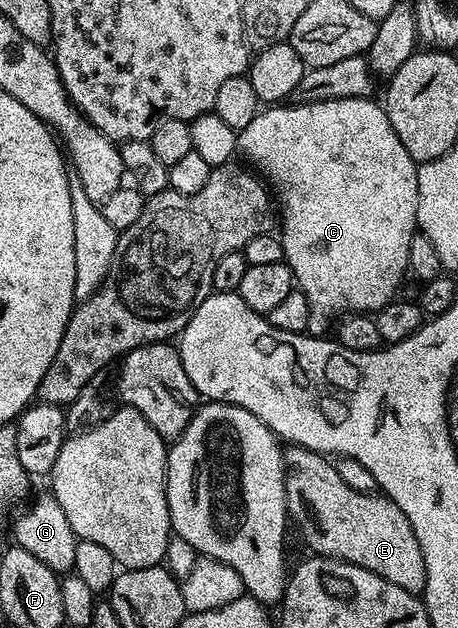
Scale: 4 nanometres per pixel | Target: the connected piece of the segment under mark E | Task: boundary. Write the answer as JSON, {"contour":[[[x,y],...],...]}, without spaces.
{"contour":[[[290,445],[285,448],[284,458],[286,461],[286,513],[289,522],[293,526],[294,523],[298,526],[303,541],[314,550],[311,552],[315,556],[360,565],[368,569],[368,573],[376,573],[376,577],[384,577],[384,581],[392,581],[392,585],[400,585],[400,589],[416,596],[421,596],[425,592],[426,570],[420,541],[416,541],[416,533],[412,533],[412,525],[408,525],[408,517],[404,517],[404,513],[392,500],[381,493],[370,494],[352,489],[340,477],[333,462],[317,451]]]}

